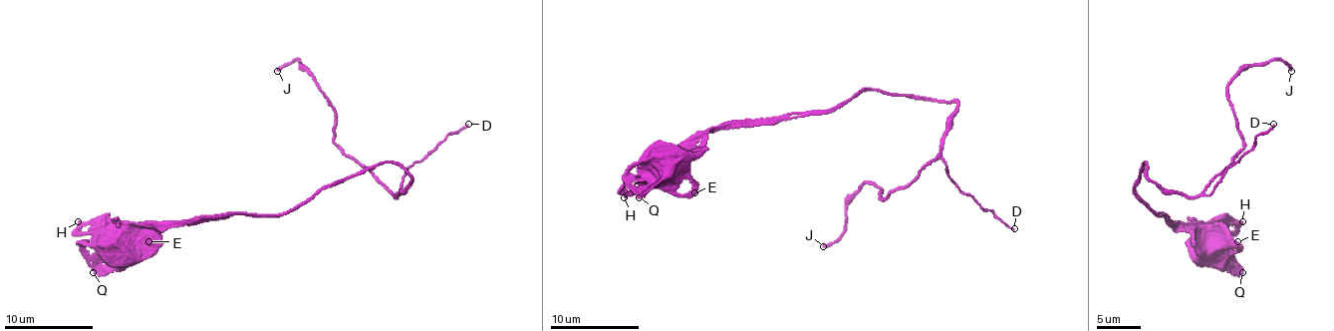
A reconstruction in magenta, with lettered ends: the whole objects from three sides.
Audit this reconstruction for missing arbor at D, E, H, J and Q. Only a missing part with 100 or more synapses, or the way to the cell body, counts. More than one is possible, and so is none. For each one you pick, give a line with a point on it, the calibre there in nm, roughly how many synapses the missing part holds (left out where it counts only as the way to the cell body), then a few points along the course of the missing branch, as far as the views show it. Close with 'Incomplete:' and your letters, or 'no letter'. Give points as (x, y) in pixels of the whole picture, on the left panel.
D: at (468, 124); 150 nm thick; about 120 synapses
J: at (277, 71); 280 nm thick; about 350 synapses
Incomplete: D, J

